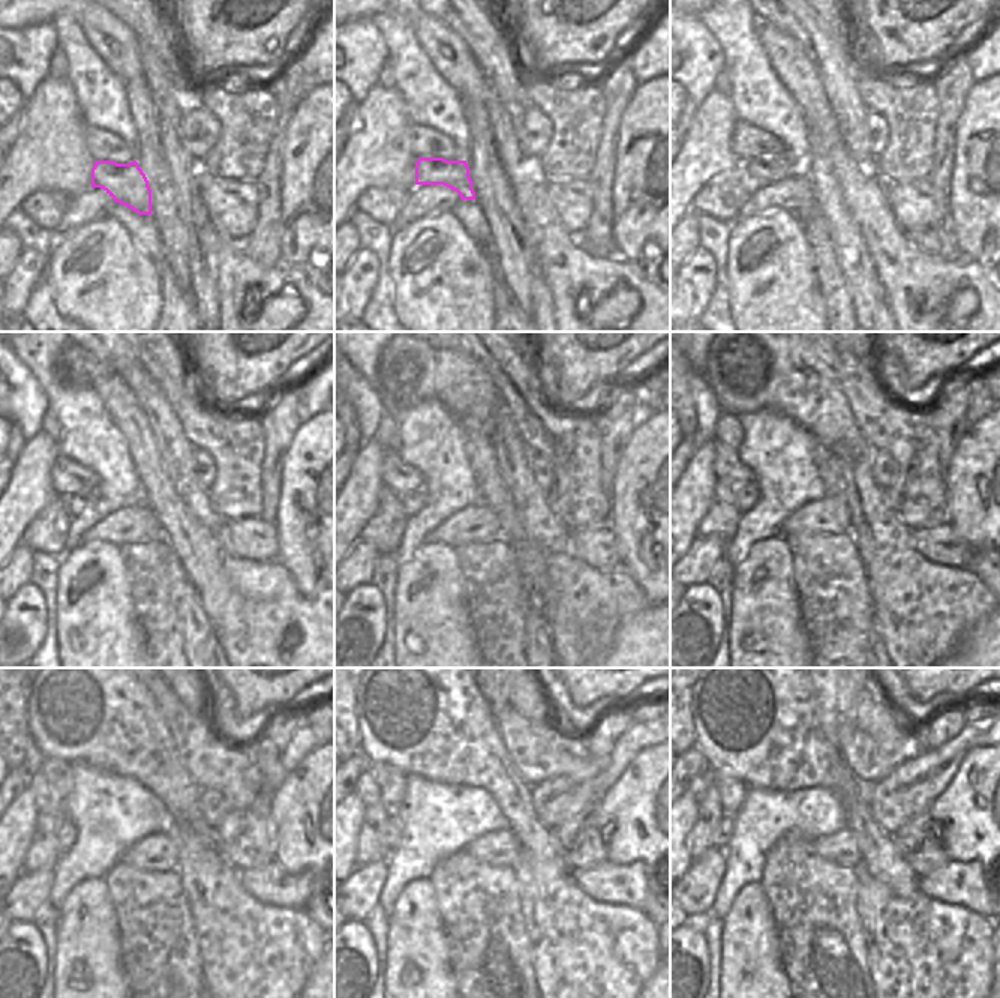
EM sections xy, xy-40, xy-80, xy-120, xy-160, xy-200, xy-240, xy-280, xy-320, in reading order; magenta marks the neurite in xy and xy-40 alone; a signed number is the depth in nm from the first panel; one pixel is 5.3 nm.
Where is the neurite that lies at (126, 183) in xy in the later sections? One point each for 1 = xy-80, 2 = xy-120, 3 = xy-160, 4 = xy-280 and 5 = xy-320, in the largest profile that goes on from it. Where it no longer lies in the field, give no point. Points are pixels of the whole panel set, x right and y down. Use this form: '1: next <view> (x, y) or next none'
1: next xy-80 (766, 168)
2: next xy-120 (78, 503)
3: next xy-160 (416, 500)
4: next xy-280 (393, 829)
5: next xy-320 (723, 833)

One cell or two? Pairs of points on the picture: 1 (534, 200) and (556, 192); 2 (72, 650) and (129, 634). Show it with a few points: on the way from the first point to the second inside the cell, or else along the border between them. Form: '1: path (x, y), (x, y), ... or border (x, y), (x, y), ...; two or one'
1: border (546, 182), (546, 194), (565, 227); two
2: path (86, 650), (95, 650), (107, 638), (116, 635); one

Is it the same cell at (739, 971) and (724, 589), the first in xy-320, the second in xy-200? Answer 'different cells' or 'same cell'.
different cells

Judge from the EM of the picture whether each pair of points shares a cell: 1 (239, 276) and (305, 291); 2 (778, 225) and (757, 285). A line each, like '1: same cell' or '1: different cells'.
1: same cell
2: same cell

